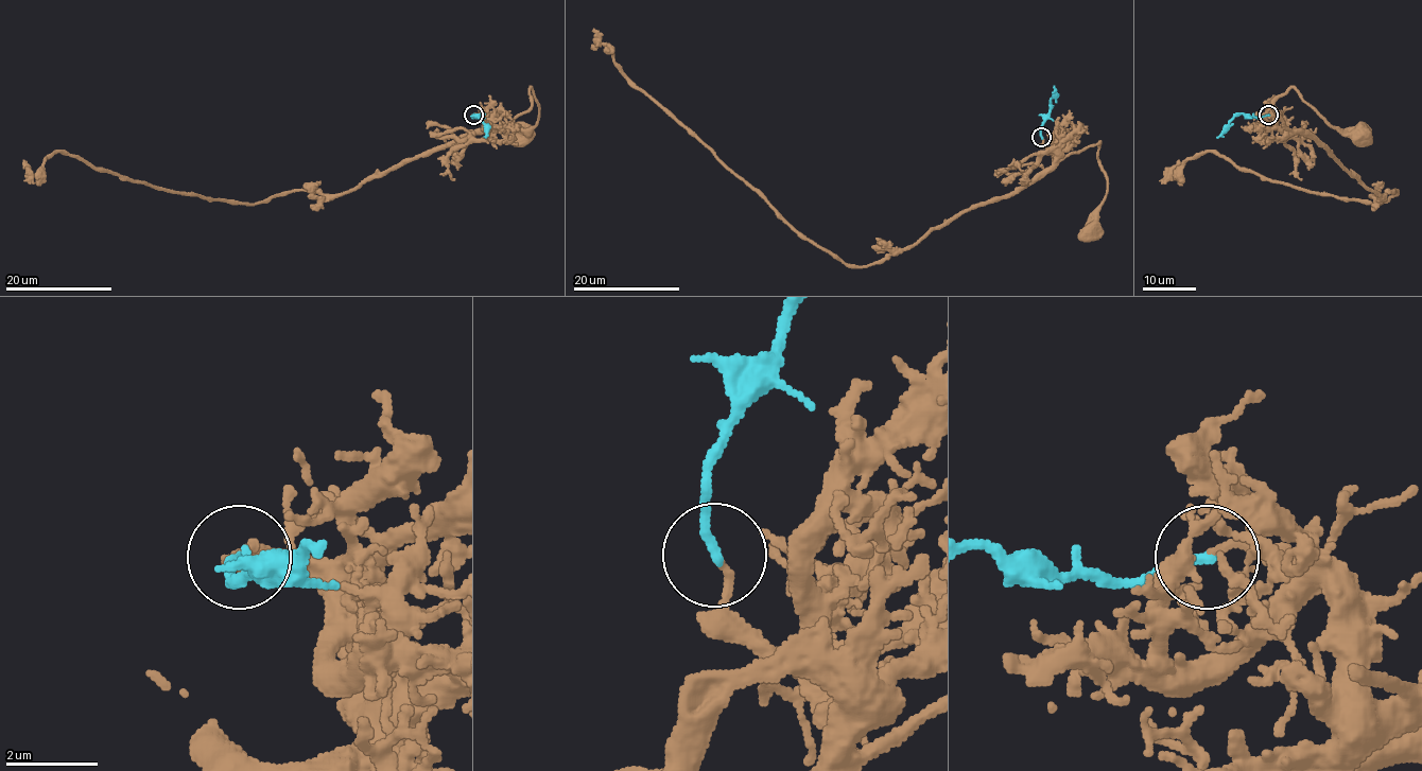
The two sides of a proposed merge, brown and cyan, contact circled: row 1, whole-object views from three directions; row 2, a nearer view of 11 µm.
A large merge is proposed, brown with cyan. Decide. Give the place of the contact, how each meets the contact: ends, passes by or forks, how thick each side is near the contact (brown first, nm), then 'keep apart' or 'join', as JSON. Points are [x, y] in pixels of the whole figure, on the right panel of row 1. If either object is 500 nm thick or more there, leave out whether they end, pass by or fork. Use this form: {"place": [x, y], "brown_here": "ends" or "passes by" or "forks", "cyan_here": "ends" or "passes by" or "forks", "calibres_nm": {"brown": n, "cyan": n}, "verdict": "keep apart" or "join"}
{"place": [1268, 115], "brown_here": "ends", "cyan_here": "ends", "calibres_nm": {"brown": 150, "cyan": 200}, "verdict": "keep apart"}

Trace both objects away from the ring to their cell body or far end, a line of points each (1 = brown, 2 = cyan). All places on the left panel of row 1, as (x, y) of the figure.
1: (473, 114), (500, 128), (531, 106), (530, 87), (539, 106), (539, 118), (520, 135)
2: (473, 115), (472, 118), (482, 114), (485, 138)

